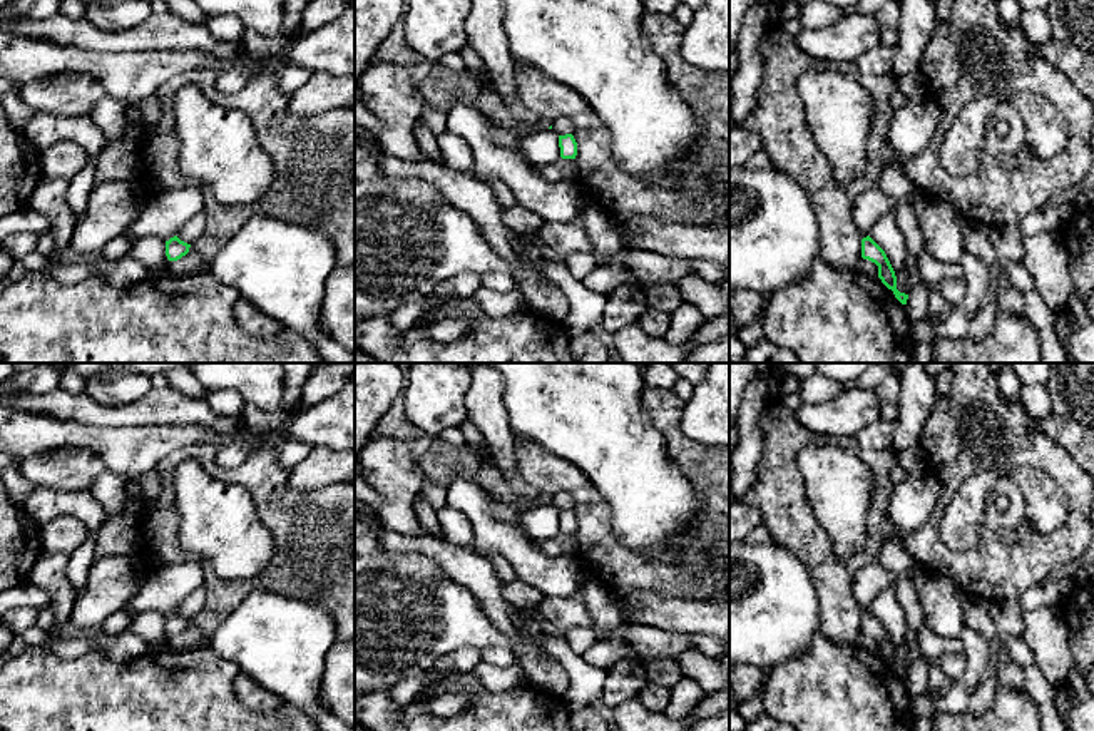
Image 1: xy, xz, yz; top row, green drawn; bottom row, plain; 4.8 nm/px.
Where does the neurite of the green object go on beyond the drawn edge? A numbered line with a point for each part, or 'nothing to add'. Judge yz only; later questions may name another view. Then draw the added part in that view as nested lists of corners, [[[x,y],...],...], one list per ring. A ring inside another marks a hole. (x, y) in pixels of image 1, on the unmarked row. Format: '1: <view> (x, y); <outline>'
1: yz (869, 581); [[[877,560],[858,569],[853,577],[853,592],[861,612],[870,611],[877,596],[887,587],[895,587],[895,582],[895,575],[885,570]]]

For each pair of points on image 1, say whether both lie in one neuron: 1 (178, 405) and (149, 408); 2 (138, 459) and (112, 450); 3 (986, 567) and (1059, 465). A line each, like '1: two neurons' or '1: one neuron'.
1: one neuron
2: one neuron
3: one neuron

